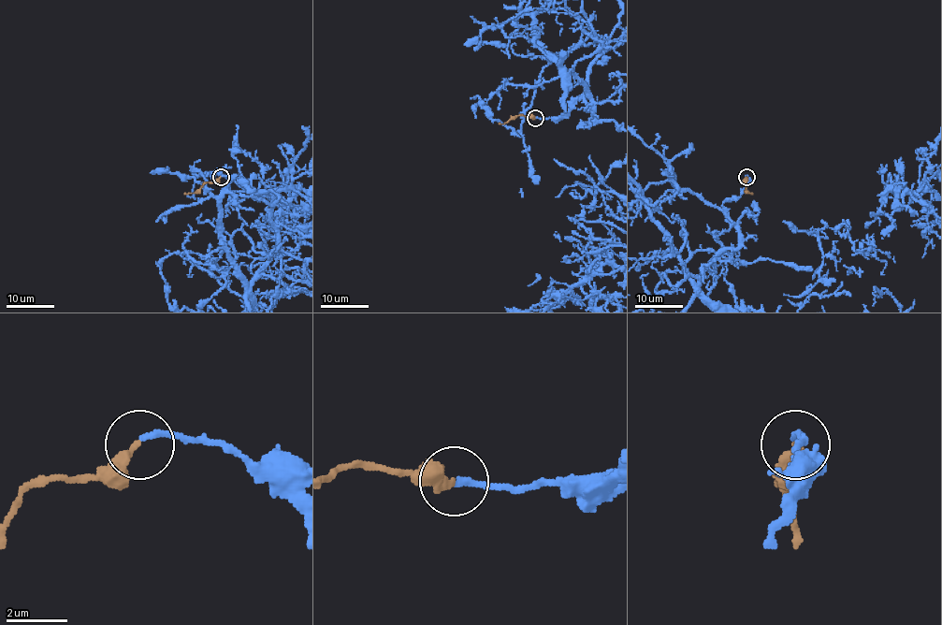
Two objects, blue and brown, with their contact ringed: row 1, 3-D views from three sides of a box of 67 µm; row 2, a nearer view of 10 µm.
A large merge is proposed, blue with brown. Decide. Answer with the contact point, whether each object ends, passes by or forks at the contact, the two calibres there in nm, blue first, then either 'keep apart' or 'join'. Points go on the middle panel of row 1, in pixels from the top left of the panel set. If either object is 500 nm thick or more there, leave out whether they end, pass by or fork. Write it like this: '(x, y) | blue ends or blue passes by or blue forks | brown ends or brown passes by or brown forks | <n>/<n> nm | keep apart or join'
(535, 118) | blue ends | brown ends | 190/400 nm | join

